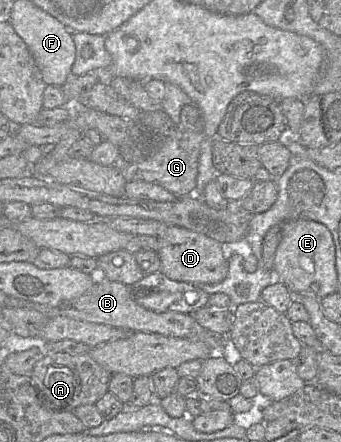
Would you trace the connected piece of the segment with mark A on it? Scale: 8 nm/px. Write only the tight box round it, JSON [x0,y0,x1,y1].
[29,352,112,412]

